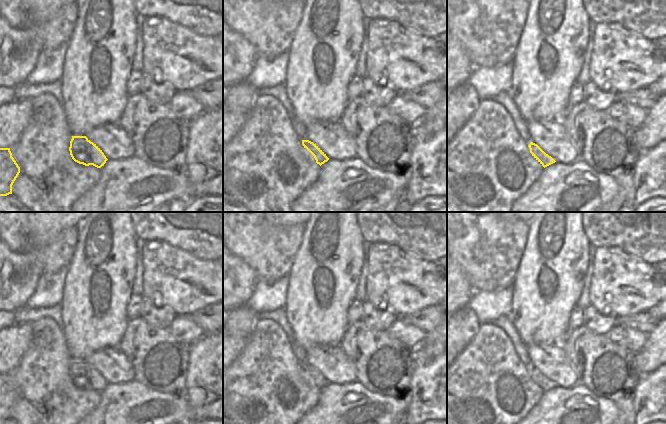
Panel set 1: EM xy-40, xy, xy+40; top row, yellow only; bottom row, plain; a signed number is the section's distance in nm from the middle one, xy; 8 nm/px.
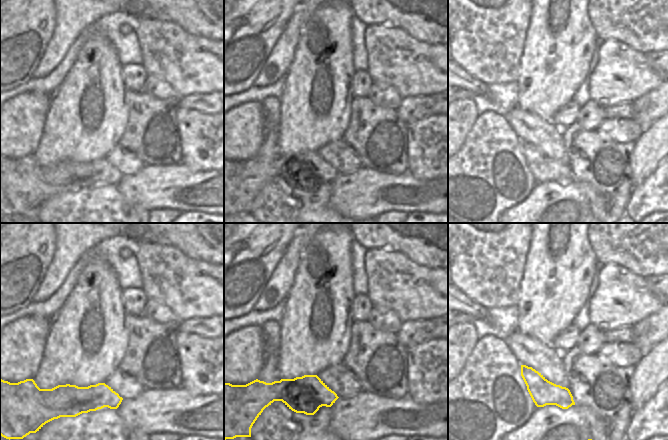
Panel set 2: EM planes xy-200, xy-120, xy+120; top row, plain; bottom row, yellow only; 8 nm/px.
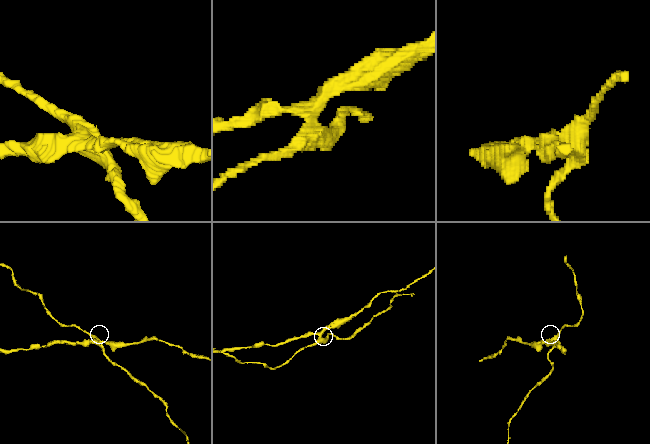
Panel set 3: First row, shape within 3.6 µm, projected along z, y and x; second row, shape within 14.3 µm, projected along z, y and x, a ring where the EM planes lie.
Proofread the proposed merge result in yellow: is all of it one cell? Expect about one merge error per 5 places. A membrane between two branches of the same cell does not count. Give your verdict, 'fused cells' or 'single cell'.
fused cells

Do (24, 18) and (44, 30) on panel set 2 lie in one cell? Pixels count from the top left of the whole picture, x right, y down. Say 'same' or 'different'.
same

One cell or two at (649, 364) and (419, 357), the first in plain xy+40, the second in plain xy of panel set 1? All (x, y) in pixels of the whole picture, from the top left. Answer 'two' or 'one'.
one

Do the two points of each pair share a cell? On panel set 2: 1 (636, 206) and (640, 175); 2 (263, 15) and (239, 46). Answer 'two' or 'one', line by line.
1: two
2: one

